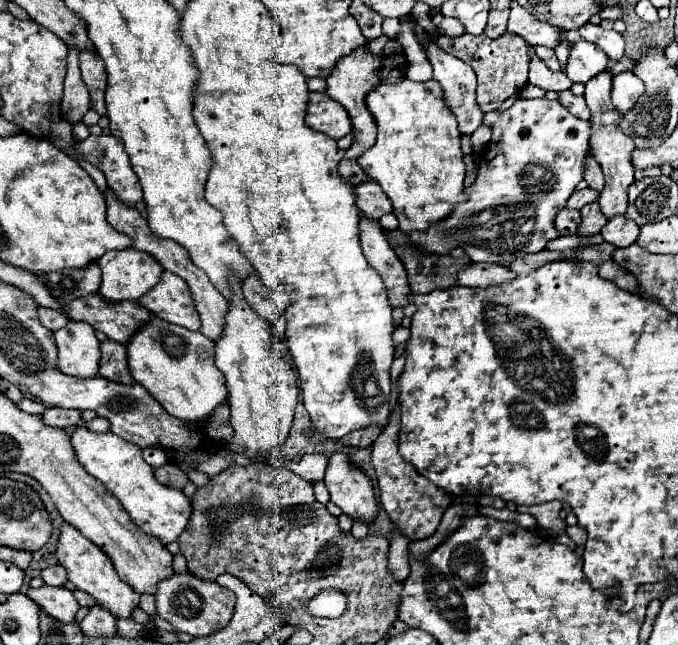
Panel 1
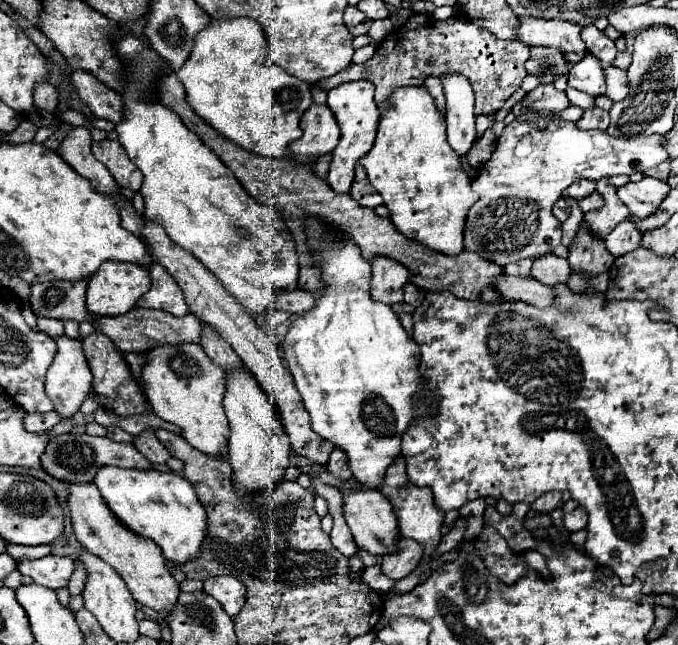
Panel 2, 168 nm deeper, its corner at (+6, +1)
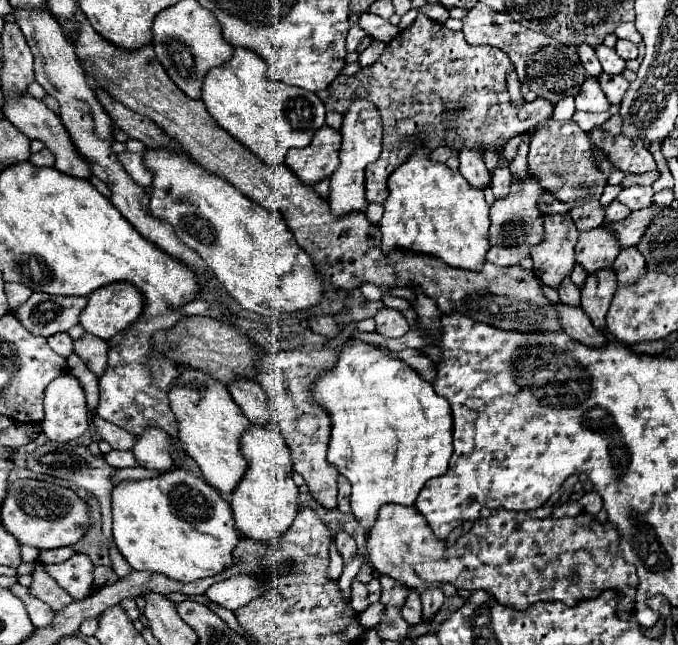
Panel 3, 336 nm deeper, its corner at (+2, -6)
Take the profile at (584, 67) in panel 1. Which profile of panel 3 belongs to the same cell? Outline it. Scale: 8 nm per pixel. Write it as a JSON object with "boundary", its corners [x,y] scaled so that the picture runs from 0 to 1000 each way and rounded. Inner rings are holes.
{"boundary":[[[867,119],[858,129],[858,138],[853,141],[853,150],[850,150],[850,169],[873,172],[873,175],[900,169],[900,157],[894,157],[894,147],[888,144],[888,138],[882,132],[882,119]]]}

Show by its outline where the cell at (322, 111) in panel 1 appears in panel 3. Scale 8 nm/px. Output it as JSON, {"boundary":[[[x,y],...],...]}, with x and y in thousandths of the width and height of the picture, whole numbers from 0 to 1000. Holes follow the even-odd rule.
{"boundary":[[[484,194],[463,206],[463,216],[448,231],[428,231],[422,240],[422,256],[442,281],[463,287],[466,281],[493,268],[501,256],[501,206]]]}

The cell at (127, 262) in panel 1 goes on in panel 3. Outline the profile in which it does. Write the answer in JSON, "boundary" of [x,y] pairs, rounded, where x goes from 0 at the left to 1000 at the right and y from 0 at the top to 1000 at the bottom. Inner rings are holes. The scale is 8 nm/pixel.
{"boundary":[[[186,436],[159,439],[130,457],[130,473],[118,488],[118,504],[150,526],[168,522],[195,504],[212,482],[212,457]]]}

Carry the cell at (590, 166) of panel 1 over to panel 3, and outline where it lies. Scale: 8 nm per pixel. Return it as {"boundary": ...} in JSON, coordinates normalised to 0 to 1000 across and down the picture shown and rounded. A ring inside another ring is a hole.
{"boundary":[[[870,309],[841,324],[841,336],[847,340],[847,349],[853,358],[867,358],[891,346],[891,321],[885,318],[885,312]]]}

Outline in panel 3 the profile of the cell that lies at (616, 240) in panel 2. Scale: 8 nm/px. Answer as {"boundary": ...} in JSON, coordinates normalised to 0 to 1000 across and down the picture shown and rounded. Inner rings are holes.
{"boundary":[[[941,383],[917,386],[914,395],[909,398],[903,417],[909,420],[912,439],[926,442],[926,439],[938,436],[953,420],[953,405],[950,405],[947,392],[941,392]]]}

